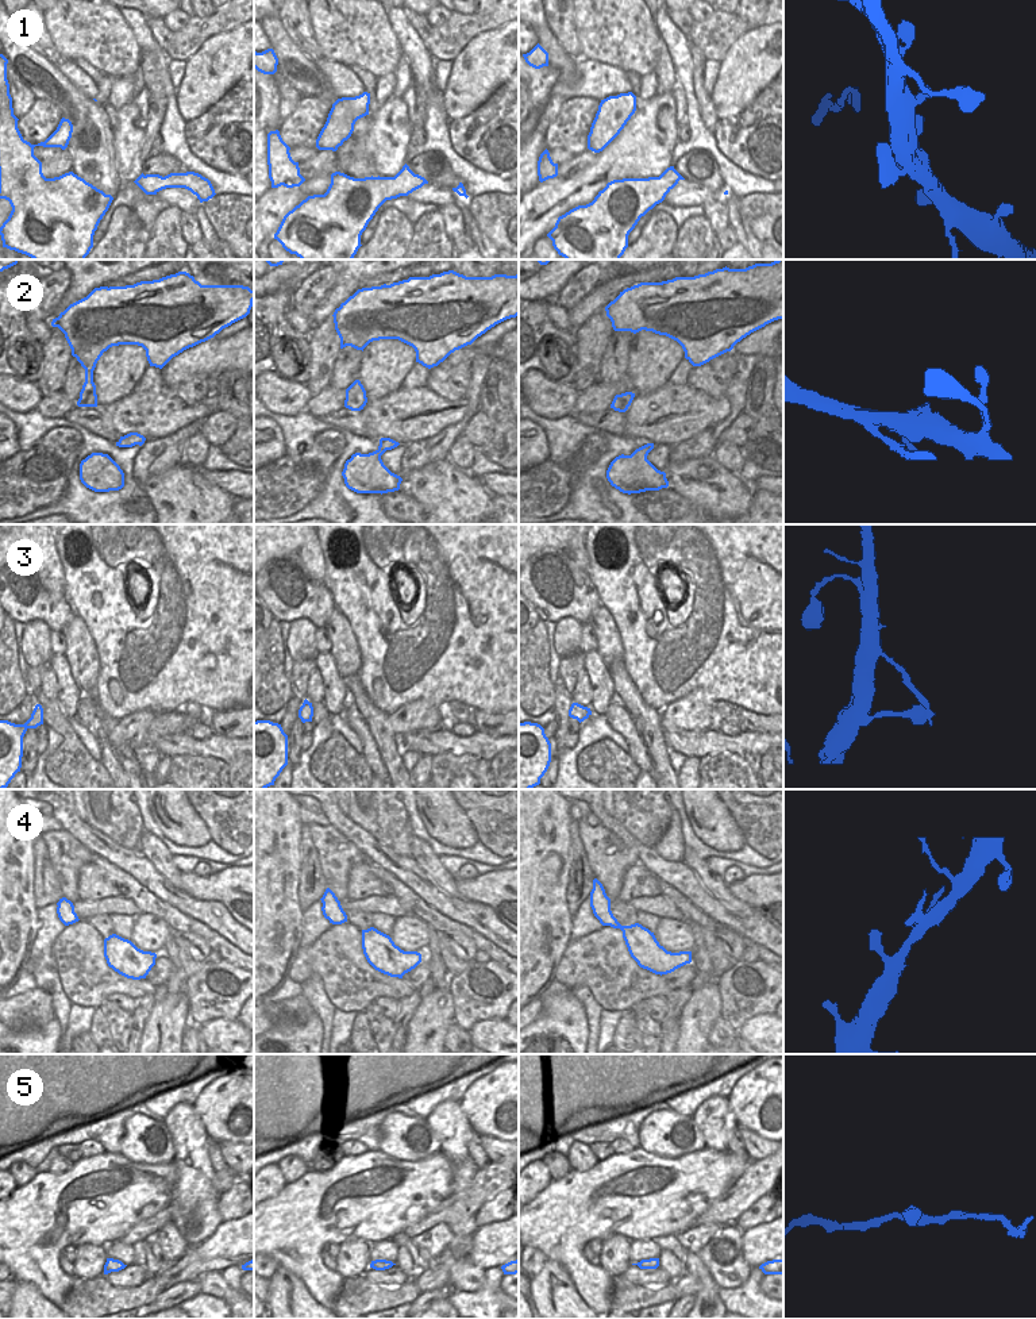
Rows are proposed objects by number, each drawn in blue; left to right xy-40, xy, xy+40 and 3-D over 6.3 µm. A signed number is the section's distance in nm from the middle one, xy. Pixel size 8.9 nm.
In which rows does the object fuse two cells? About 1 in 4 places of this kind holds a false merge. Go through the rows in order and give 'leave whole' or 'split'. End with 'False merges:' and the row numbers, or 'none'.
1: split
2: leave whole
3: split
4: leave whole
5: leave whole
False merges: 1, 3

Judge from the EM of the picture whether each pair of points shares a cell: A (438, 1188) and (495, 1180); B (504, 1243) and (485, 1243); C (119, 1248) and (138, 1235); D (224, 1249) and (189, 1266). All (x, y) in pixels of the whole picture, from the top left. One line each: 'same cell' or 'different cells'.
A: different cells
B: same cell
C: different cells
D: same cell

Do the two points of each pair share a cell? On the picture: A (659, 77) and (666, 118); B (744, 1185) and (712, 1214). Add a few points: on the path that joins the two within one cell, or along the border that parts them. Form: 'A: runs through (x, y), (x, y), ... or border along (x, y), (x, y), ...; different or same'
A: border along (670, 91), (655, 95), (644, 102); different
B: runs through (738, 1193), (720, 1211); same

